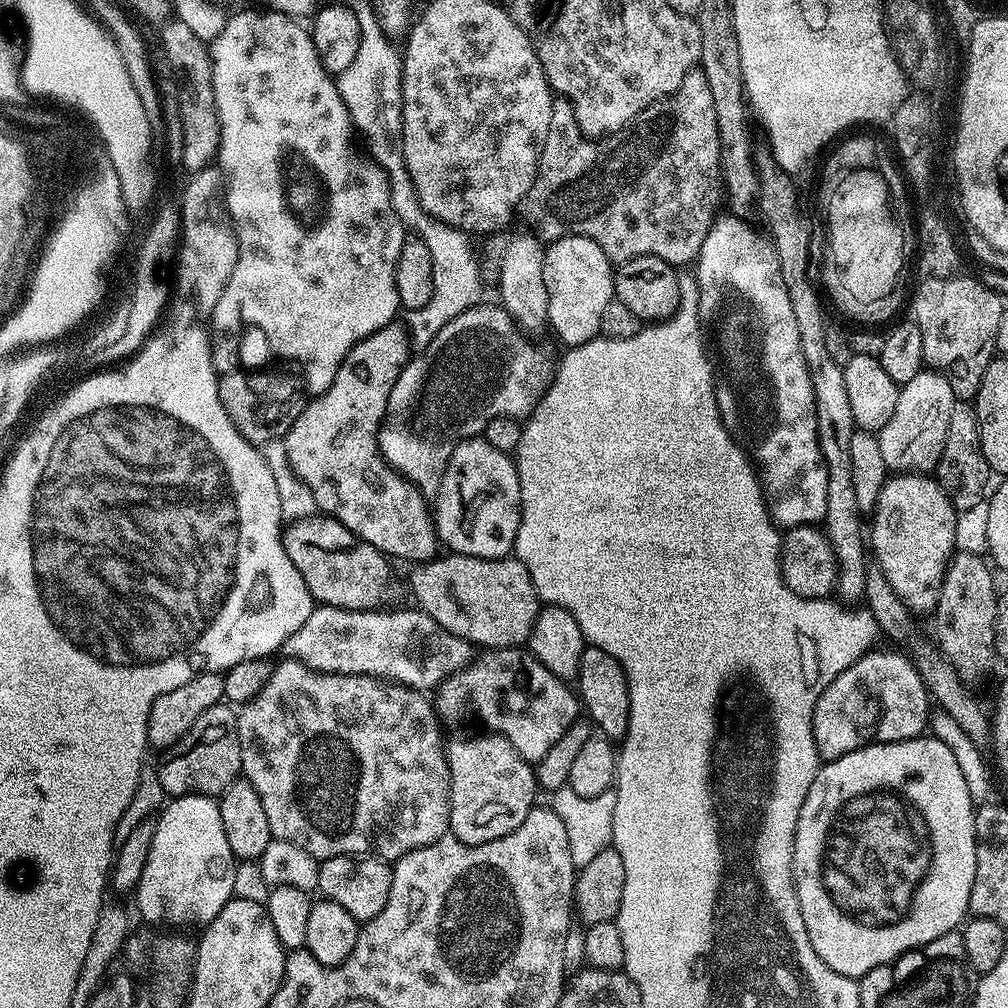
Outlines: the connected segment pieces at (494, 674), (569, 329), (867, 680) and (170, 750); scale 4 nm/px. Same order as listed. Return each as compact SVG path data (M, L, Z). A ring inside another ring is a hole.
M523 647L501 648L498 654L484 656L463 671L448 676L435 689L437 717L447 722L451 716L473 712L488 727L485 729L489 733L506 737L524 760L540 760L581 715L577 693L565 681L550 674L550 670Z
M567 236L562 240L555 240L549 243L543 251L543 281L549 295L548 328L556 331L557 338L568 348L589 344L591 340L600 336L602 313L606 311L608 303L614 299L614 265L602 250L602 246L598 246L598 242L581 236Z
M867 652L820 696L812 729L821 761L837 760L867 744L893 744L925 735L930 695L913 657L900 652Z
M221 702L210 706L174 742L163 749L160 765L155 765L155 772L161 786L169 797L210 796L219 797L241 775L242 754L236 729L237 713L227 703ZM232 711L232 712L231 712Z

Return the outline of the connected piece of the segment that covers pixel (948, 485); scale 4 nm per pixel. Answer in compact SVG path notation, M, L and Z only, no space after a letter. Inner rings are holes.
M957 400L954 410L950 410L946 446L942 446L942 458L938 462L934 478L942 486L946 498L950 498L950 502L956 507L957 513L964 514L971 508L978 507L980 503L985 503L986 493L990 488L988 476L990 477L990 469L982 454L976 409L967 400Z

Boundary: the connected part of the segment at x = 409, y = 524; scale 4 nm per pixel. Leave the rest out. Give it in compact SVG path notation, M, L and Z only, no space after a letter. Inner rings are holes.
M400 322L390 323L358 342L338 366L328 389L305 403L283 442L292 469L310 486L316 507L325 517L332 517L389 558L423 562L438 552L429 503L385 463L376 443L390 390L394 390L398 374L413 352L407 327Z

